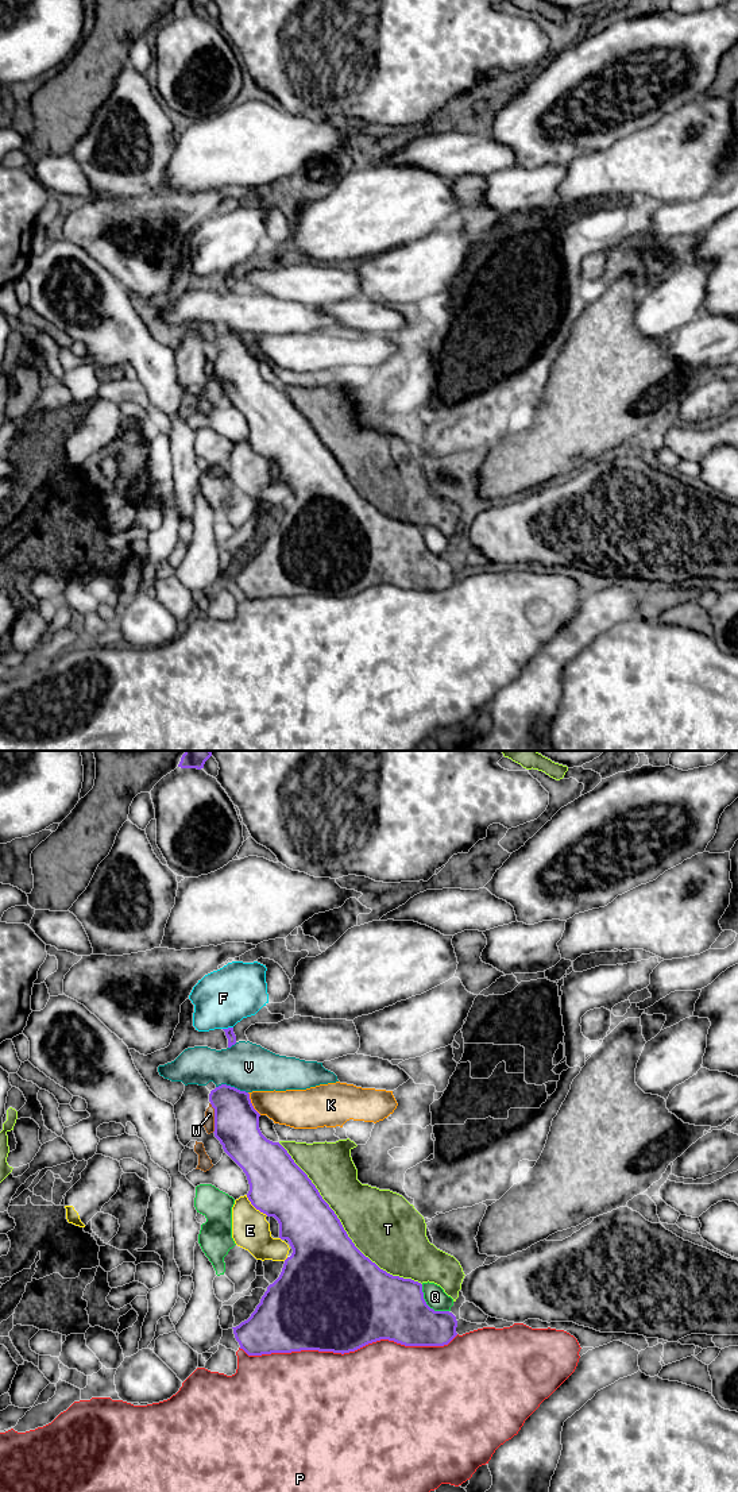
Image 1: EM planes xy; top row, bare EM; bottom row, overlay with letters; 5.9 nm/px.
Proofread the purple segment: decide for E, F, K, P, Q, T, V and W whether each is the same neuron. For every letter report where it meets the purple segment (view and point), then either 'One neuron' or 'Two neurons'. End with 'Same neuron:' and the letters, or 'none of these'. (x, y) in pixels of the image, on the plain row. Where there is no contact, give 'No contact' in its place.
E: Touches purple at xy (255, 451). Two neurons
F: Touches purple at xy (228, 272). Two neurons
K: Touches purple at xy (251, 347). Two neurons
P: Touches purple at xy (348, 596). Two neurons
Q: Touches purple at xy (427, 548). Two neurons
T: Touches purple at xy (343, 471). Two neurons
V: Touches purple at xy (232, 331). Two neurons
W: Touches purple at xy (215, 362). Two neurons
Same neuron: none of these

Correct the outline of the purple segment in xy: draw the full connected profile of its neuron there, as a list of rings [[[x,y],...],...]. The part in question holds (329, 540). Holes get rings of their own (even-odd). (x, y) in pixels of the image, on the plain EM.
[[[221,328],[210,335],[209,346],[215,352],[215,381],[246,417],[250,428],[248,444],[256,454],[278,464],[279,482],[287,483],[293,493],[291,500],[285,504],[279,521],[267,531],[251,560],[232,571],[240,593],[248,600],[301,594],[344,598],[380,583],[405,590],[444,590],[457,579],[456,560],[449,555],[430,552],[424,543],[421,527],[387,517],[355,490],[308,419],[279,386],[273,386],[262,378],[260,358],[254,352],[248,336]]]

